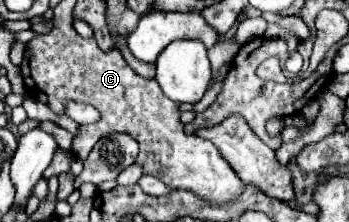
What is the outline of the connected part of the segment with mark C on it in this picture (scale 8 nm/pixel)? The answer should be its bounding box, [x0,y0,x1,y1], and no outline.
[21,18,243,204]

